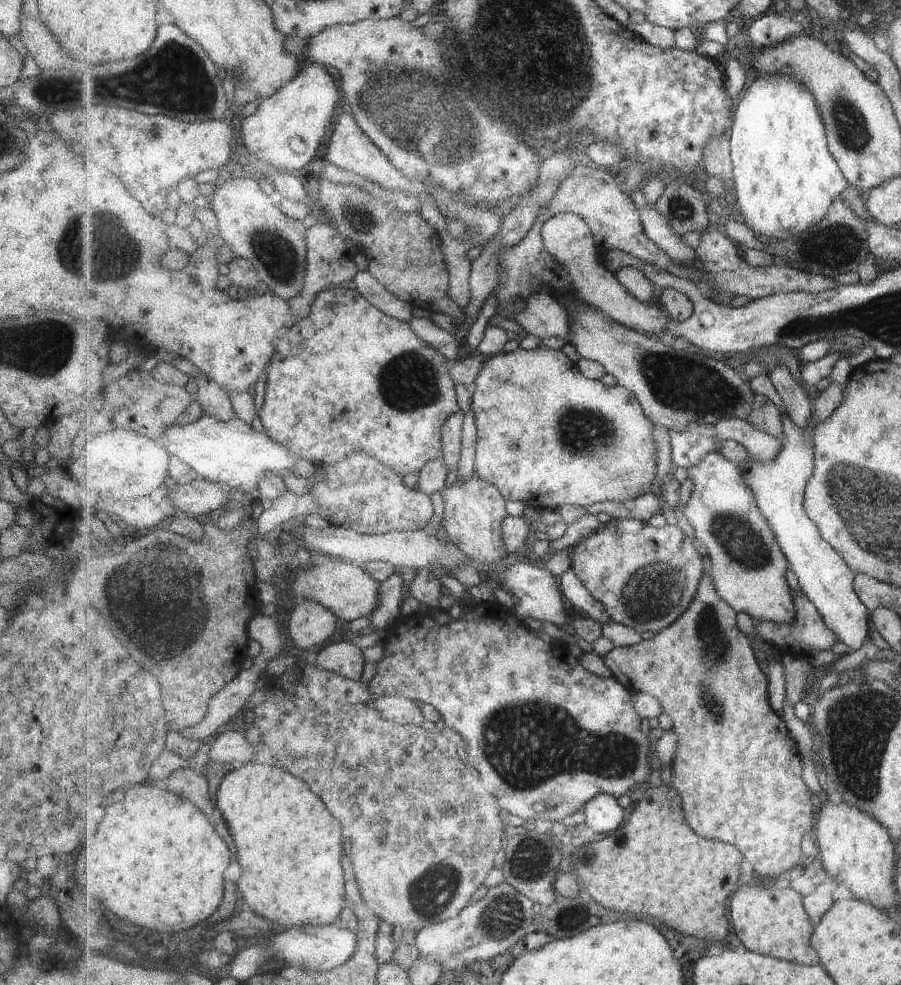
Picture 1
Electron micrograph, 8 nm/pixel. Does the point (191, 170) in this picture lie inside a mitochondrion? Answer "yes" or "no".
no

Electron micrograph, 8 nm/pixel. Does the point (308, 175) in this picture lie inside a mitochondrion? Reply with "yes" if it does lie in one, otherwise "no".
no

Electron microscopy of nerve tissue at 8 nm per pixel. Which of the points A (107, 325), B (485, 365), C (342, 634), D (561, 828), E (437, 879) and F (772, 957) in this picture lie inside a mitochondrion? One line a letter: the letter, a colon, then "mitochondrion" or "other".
A: other
B: other
C: other
D: other
E: mitochondrion
F: other

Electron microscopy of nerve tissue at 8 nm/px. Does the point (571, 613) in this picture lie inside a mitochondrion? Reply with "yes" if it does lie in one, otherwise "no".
no

